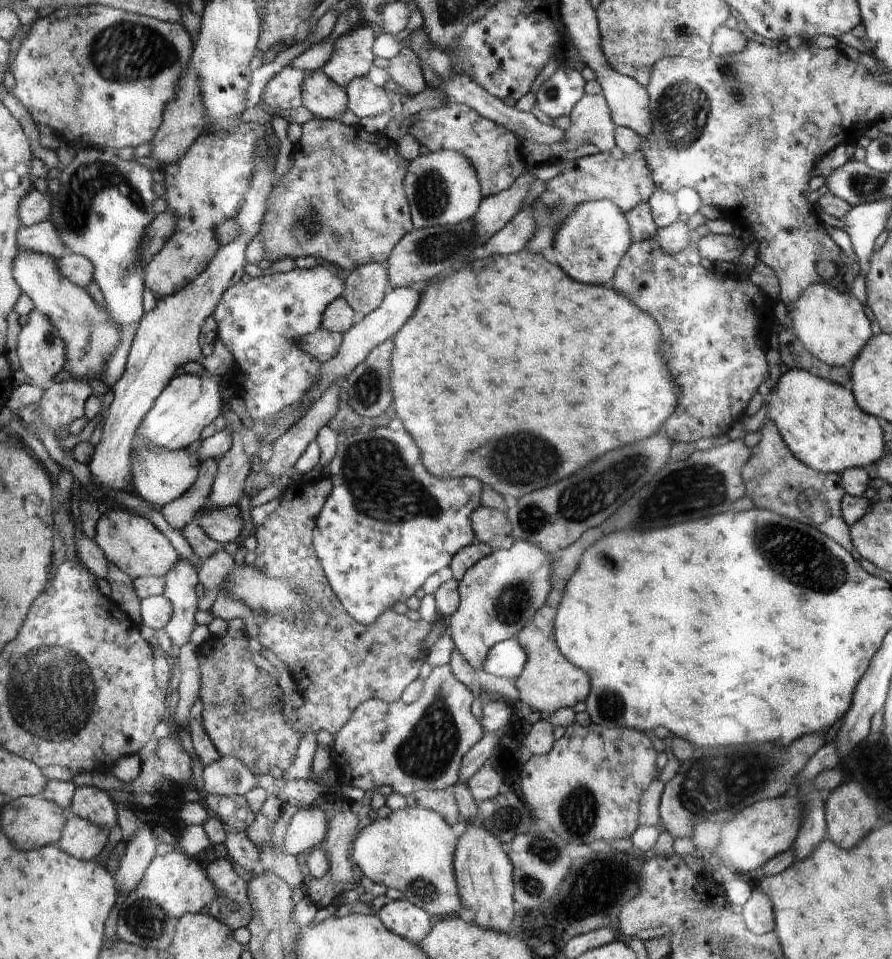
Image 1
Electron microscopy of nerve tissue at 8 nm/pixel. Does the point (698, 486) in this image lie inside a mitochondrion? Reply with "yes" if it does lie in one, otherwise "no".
yes

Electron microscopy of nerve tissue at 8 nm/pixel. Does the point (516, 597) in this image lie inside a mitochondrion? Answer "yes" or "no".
yes

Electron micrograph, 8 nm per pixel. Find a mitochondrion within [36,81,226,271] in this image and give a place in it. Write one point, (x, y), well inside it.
(93, 179)

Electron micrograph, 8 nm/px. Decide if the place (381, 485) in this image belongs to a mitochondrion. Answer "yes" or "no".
yes

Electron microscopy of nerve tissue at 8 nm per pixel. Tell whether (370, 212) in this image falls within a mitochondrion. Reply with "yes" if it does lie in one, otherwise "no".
no

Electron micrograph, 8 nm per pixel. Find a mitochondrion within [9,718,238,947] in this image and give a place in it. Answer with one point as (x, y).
(144, 917)

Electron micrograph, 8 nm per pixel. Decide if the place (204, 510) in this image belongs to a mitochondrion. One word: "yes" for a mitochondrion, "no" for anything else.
no

